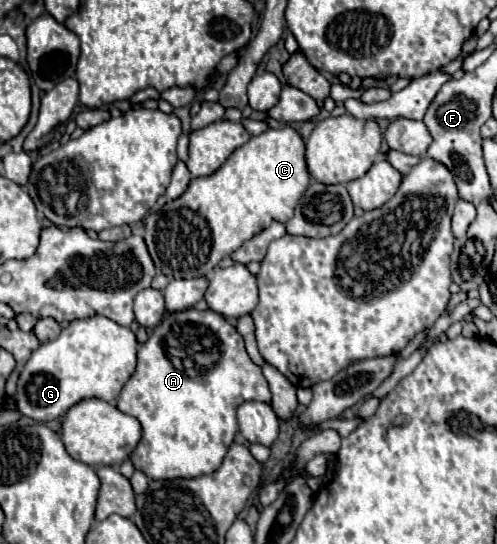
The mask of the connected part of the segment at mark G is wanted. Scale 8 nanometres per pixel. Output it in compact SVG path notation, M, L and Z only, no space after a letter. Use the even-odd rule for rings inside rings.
M104 316L70 322L52 342L42 344L18 380L18 410L38 422L56 420L84 398L114 402L136 370L136 334Z

